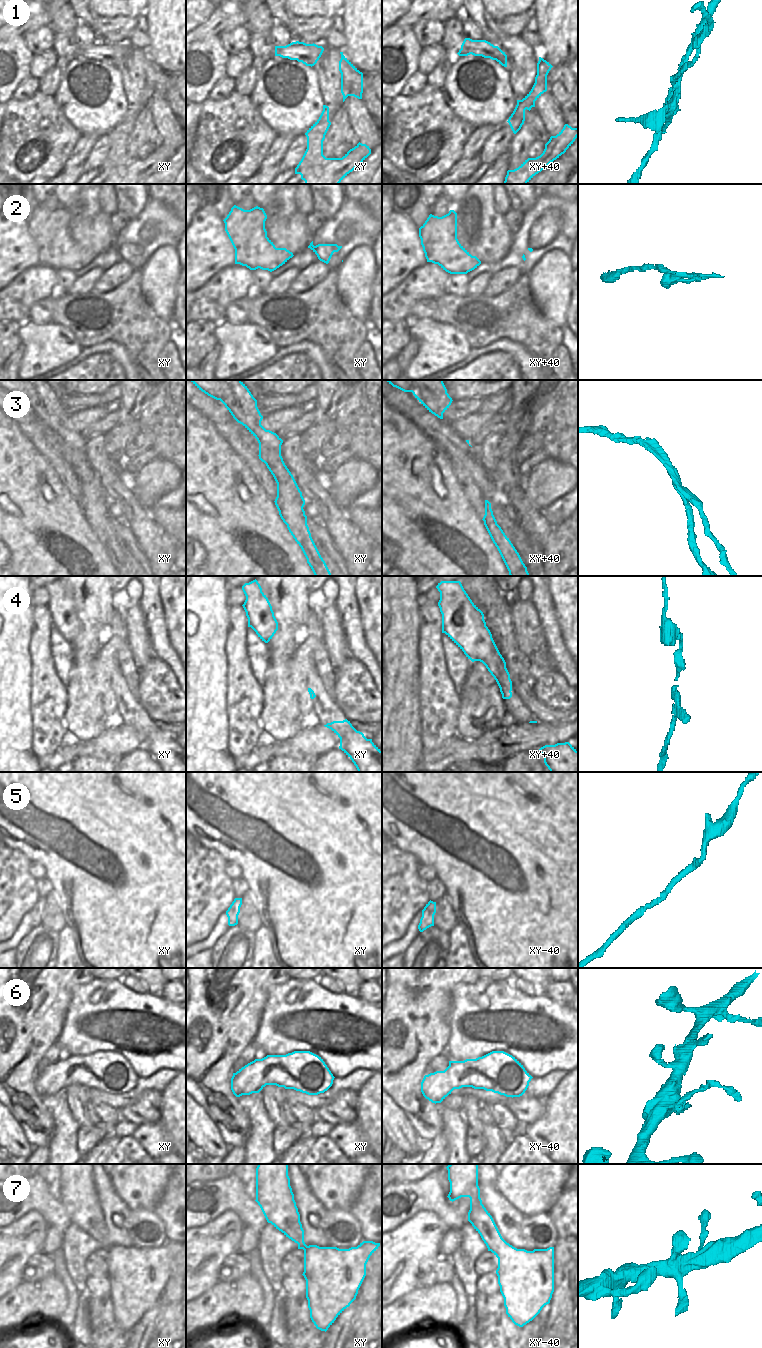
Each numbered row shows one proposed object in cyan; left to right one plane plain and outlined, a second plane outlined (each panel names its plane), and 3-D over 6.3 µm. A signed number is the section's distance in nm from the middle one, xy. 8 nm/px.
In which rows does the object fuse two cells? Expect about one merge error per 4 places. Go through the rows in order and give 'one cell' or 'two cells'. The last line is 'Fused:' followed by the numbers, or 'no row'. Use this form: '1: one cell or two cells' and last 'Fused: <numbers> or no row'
1: two cells
2: one cell
3: two cells
4: one cell
5: one cell
6: one cell
7: one cell
Fused: 1, 3

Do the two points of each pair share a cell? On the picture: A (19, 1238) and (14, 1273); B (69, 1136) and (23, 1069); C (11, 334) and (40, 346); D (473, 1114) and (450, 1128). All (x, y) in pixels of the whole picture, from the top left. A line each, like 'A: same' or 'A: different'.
A: same
B: different
C: different
D: different

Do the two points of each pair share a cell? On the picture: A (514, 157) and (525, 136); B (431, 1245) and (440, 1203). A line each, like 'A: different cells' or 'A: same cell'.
A: same cell
B: different cells

